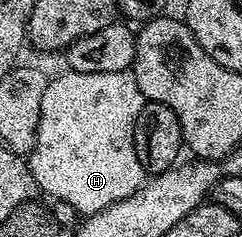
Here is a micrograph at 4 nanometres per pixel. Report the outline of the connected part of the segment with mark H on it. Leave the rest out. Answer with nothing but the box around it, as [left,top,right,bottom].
[27,70,146,214]

